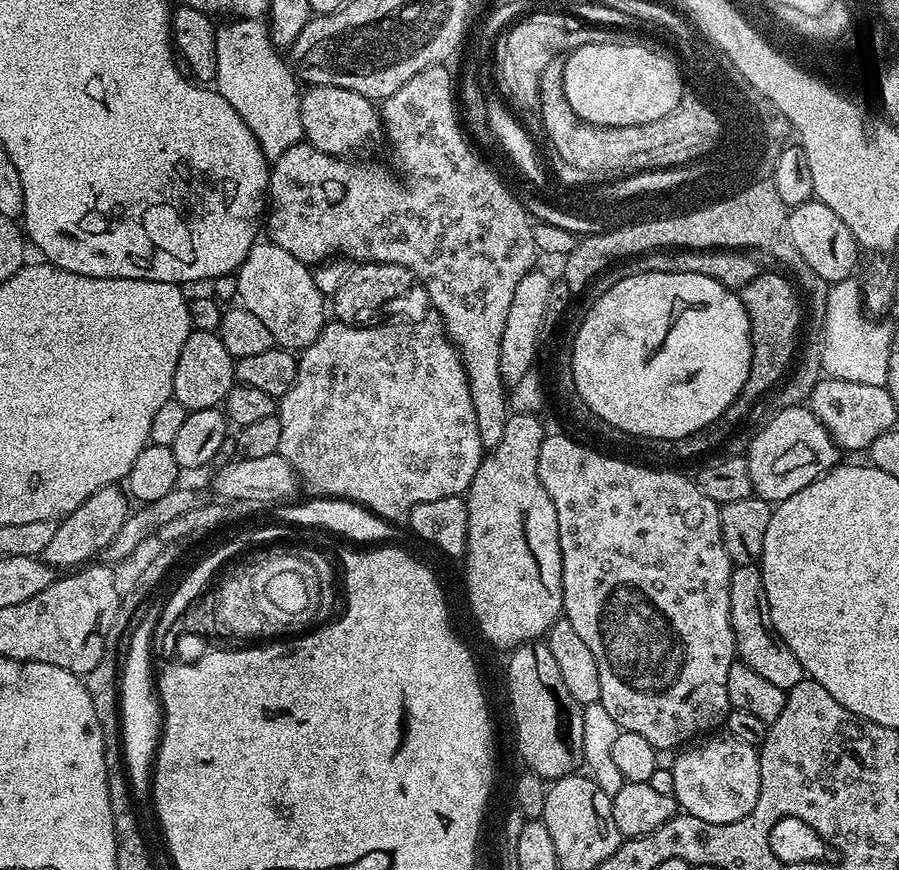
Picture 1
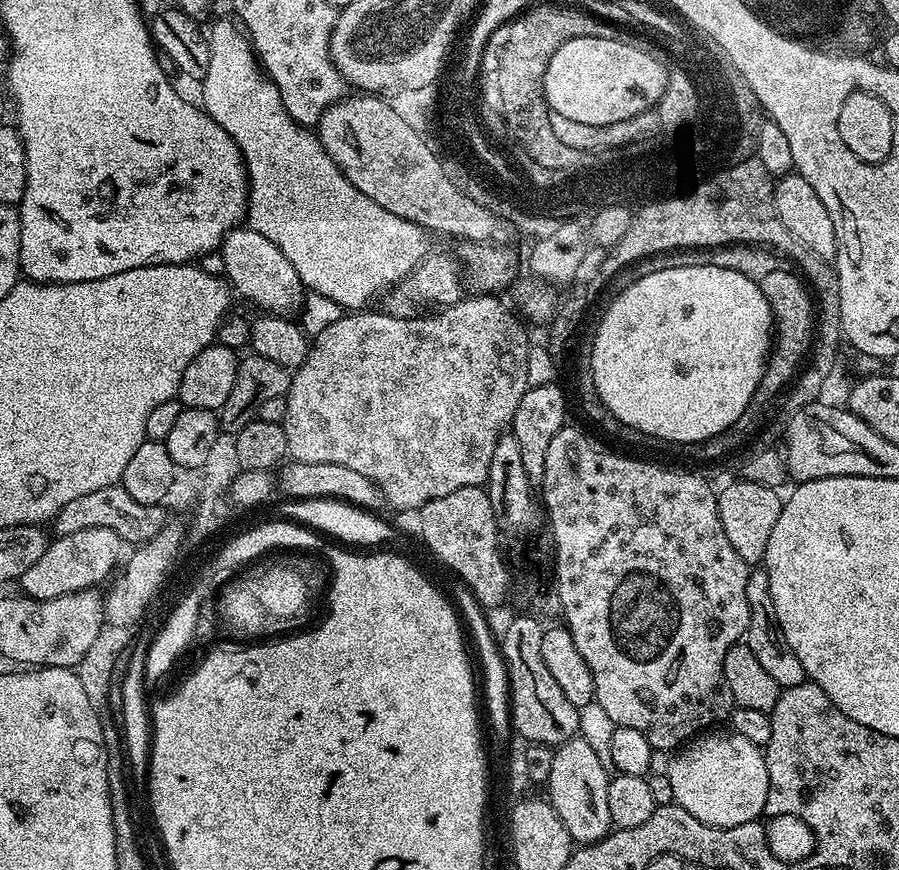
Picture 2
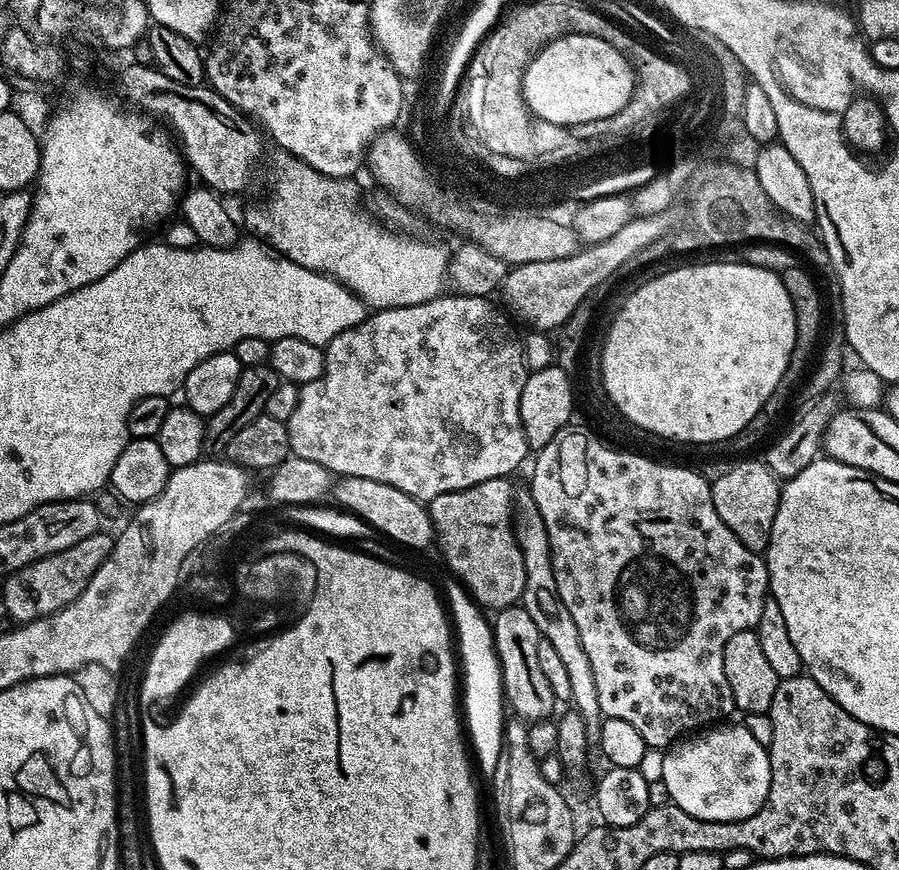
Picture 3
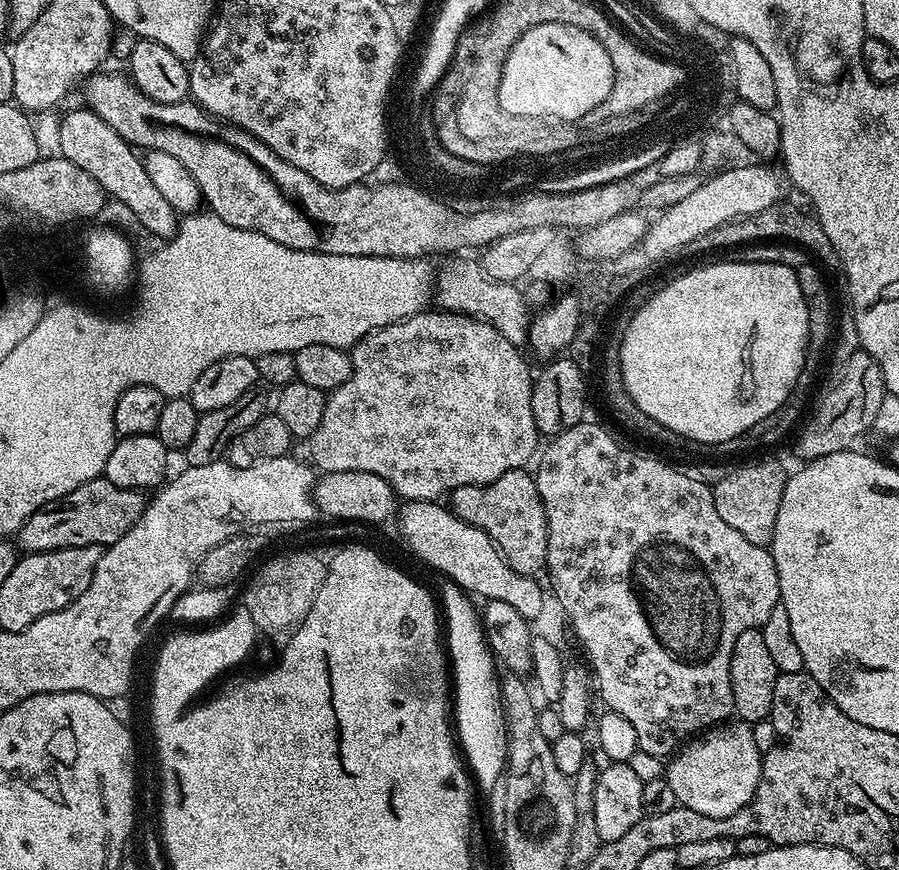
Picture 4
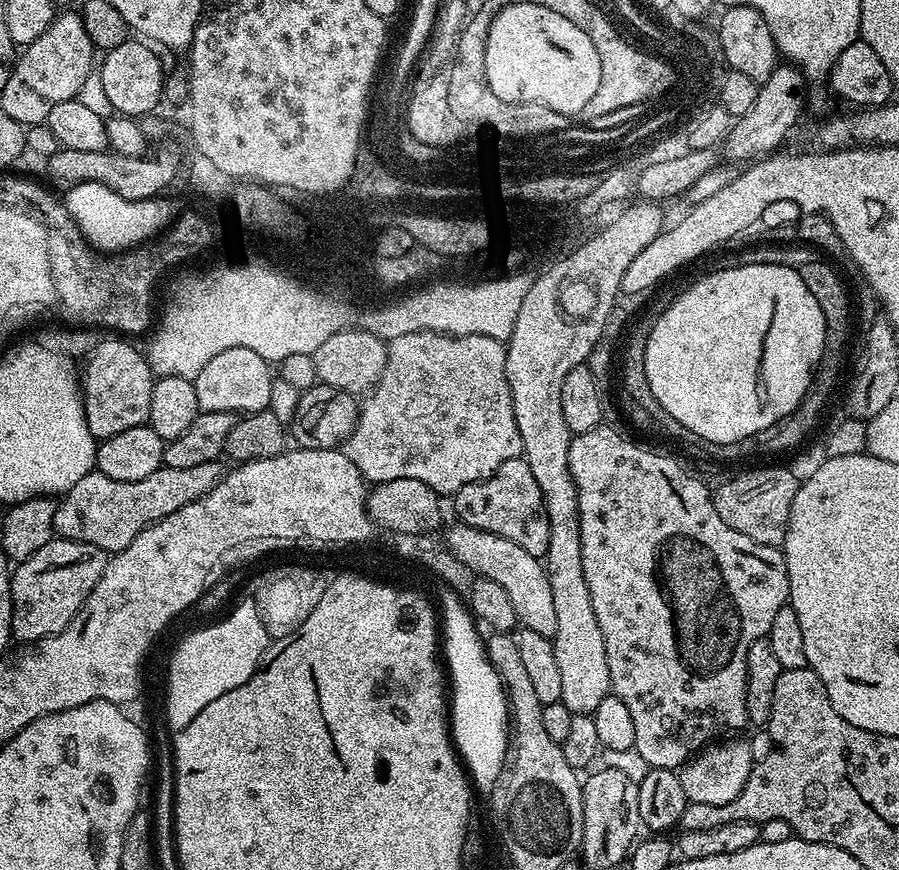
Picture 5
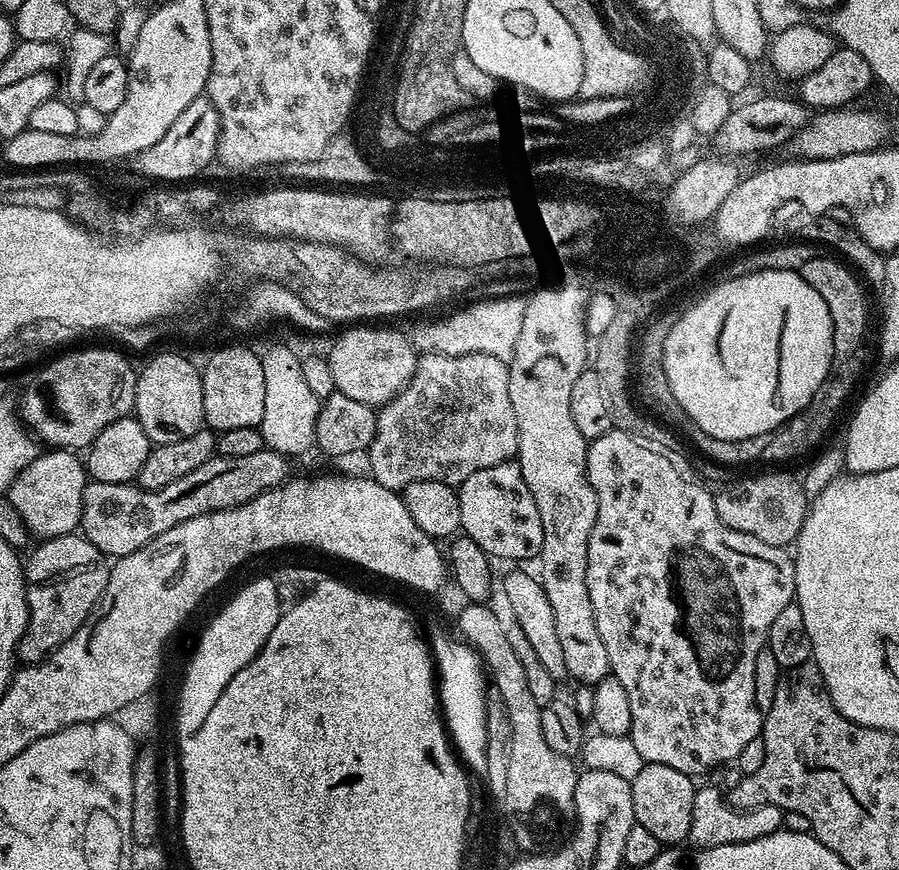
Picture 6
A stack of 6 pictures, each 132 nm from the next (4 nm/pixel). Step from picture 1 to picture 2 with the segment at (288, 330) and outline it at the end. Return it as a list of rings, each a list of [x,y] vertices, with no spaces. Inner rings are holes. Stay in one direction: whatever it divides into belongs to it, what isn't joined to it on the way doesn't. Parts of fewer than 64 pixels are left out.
[[[247,226],[233,228],[224,238],[222,253],[225,260],[223,275],[237,297],[245,296],[266,314],[292,314],[295,308],[297,311],[301,307],[305,286],[289,259],[269,239]]]

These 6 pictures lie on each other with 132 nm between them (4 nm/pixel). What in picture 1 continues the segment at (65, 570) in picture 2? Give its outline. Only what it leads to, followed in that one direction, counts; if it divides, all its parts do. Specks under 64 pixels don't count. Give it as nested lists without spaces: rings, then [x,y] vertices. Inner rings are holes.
[[[105,484],[97,492],[90,494],[90,498],[86,498],[86,502],[78,506],[78,510],[57,523],[54,538],[50,538],[46,545],[43,562],[56,570],[75,570],[95,561],[104,549],[110,546],[111,540],[126,522],[130,513],[128,504],[130,505],[130,500],[125,489],[115,484]]]

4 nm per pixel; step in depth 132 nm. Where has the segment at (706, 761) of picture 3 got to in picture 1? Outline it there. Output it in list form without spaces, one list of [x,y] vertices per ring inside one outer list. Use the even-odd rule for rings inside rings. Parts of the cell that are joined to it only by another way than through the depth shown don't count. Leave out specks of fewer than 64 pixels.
[[[727,734],[721,736],[721,740],[708,740],[701,748],[681,751],[672,767],[674,796],[678,798],[679,807],[687,815],[711,824],[729,824],[746,818],[746,814],[754,810],[760,793],[759,751]]]

